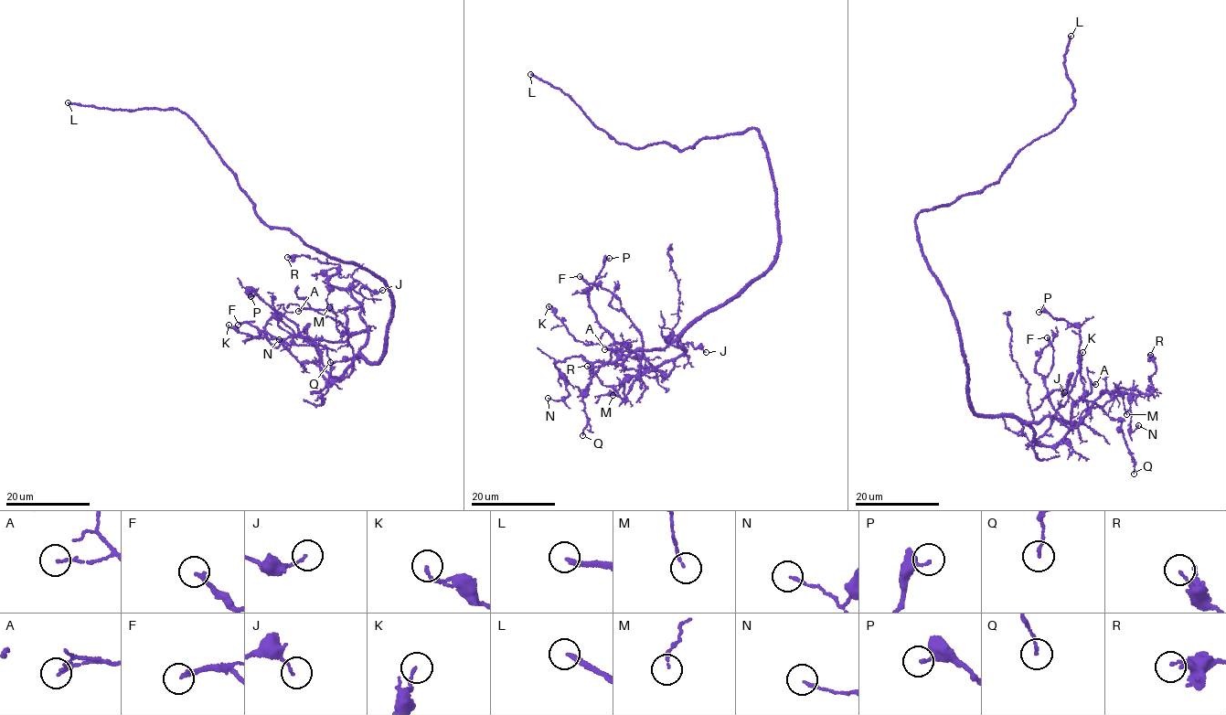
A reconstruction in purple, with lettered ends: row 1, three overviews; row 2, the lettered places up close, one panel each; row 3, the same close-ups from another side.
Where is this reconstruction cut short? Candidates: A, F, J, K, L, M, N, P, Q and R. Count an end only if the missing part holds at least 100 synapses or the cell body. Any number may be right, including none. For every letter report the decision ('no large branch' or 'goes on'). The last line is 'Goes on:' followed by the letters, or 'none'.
A: no large branch
F: no large branch
J: no large branch
K: no large branch
L: goes on
M: no large branch
N: no large branch
P: no large branch
Q: no large branch
R: no large branch
Goes on: L

